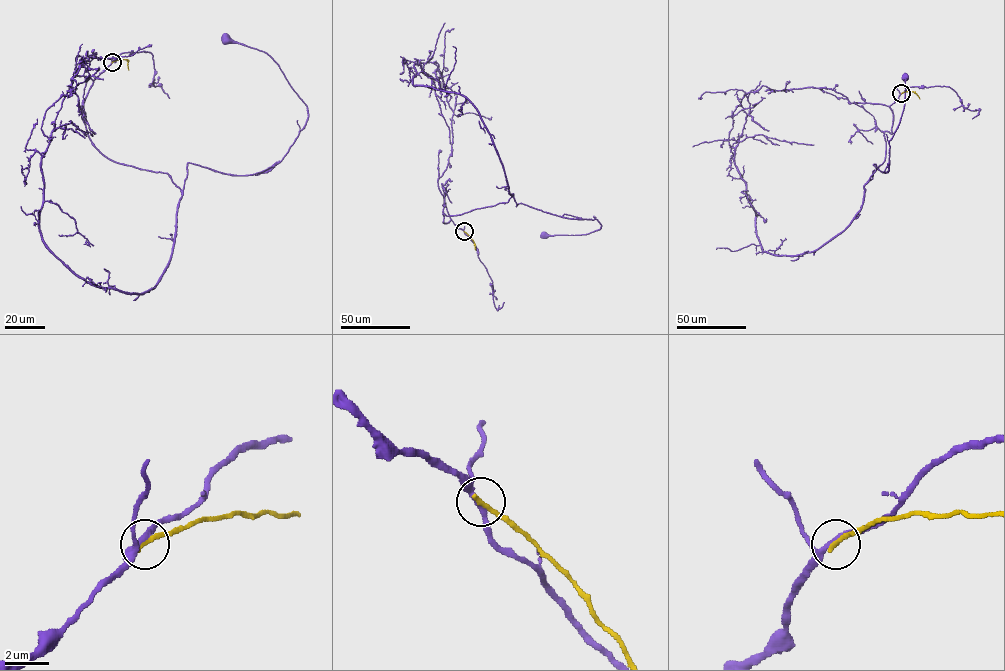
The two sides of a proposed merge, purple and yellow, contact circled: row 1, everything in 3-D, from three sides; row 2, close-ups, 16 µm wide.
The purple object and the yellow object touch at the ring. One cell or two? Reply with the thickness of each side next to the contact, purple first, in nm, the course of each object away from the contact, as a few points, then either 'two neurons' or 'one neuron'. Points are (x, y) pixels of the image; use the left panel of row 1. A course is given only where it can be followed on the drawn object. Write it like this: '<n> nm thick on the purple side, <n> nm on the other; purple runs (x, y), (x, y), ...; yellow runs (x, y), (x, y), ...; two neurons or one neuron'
240 nm thick on the purple side, 240 nm on the other; purple runs (112, 62), (82, 107), (89, 139), (182, 190), (188, 163), (269, 170), (308, 116), (270, 57), (226, 39); yellow runs (112, 62), (126, 59), (128, 70); two neurons

